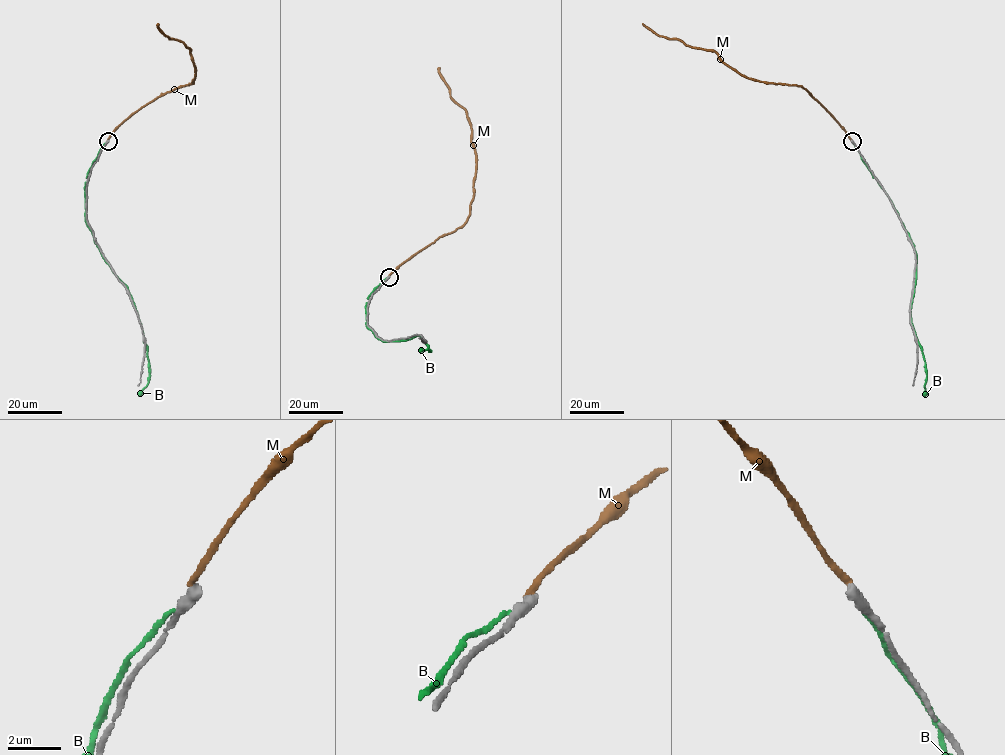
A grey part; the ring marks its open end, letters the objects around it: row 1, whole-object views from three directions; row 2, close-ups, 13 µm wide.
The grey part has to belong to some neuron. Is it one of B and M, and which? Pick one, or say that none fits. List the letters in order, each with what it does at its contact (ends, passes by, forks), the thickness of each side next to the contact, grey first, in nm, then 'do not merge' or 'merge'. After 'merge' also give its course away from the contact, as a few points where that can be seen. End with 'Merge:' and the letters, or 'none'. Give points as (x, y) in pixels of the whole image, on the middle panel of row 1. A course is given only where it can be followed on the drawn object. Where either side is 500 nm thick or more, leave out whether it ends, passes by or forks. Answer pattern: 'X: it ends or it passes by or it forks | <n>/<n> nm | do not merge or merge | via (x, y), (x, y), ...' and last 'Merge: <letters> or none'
B: it ends | 320/150 nm | do not merge
M: it ends | 440/240 nm | do not merge
Merge: none

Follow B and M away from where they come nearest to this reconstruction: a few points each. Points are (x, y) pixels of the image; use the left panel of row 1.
B: (105, 143), (86, 178), (86, 222), (102, 256), (127, 287), (141, 326), (149, 380), (138, 396)
M: (107, 140), (141, 108), (194, 79), (190, 49), (170, 39), (157, 23)

